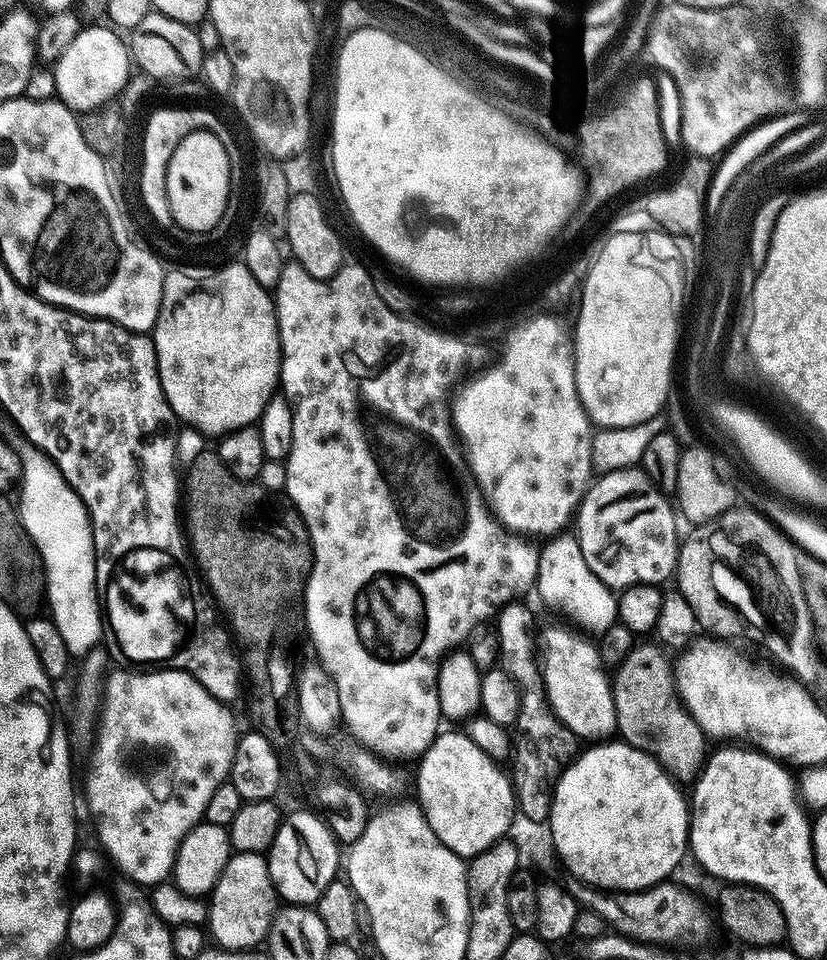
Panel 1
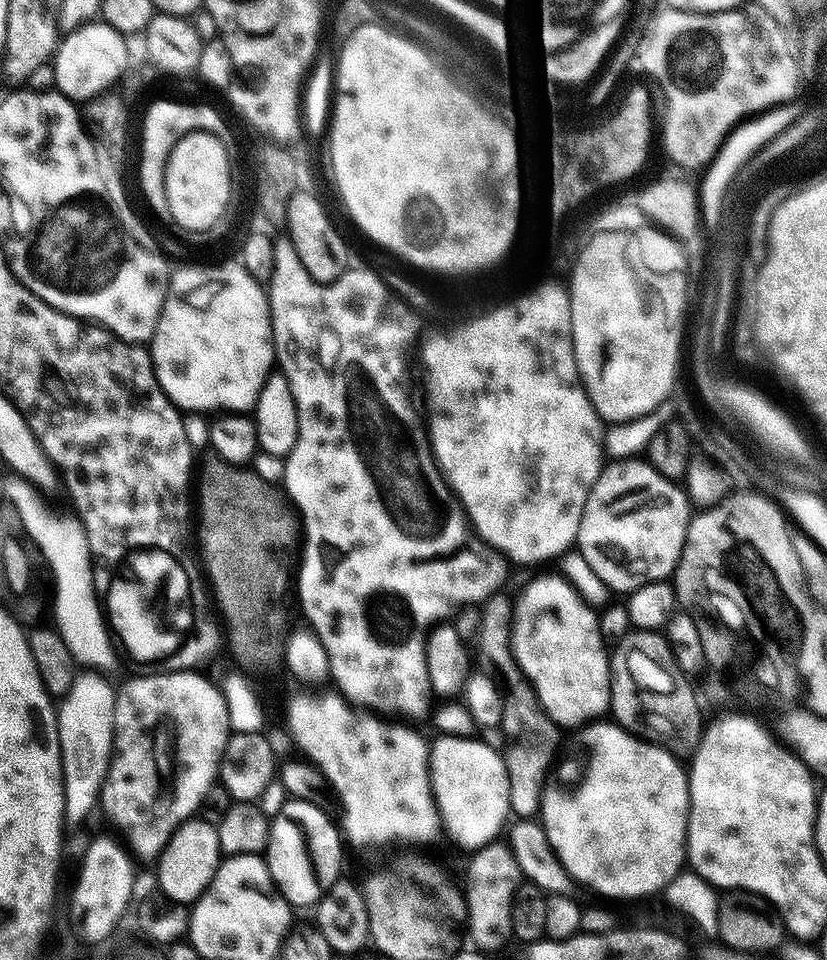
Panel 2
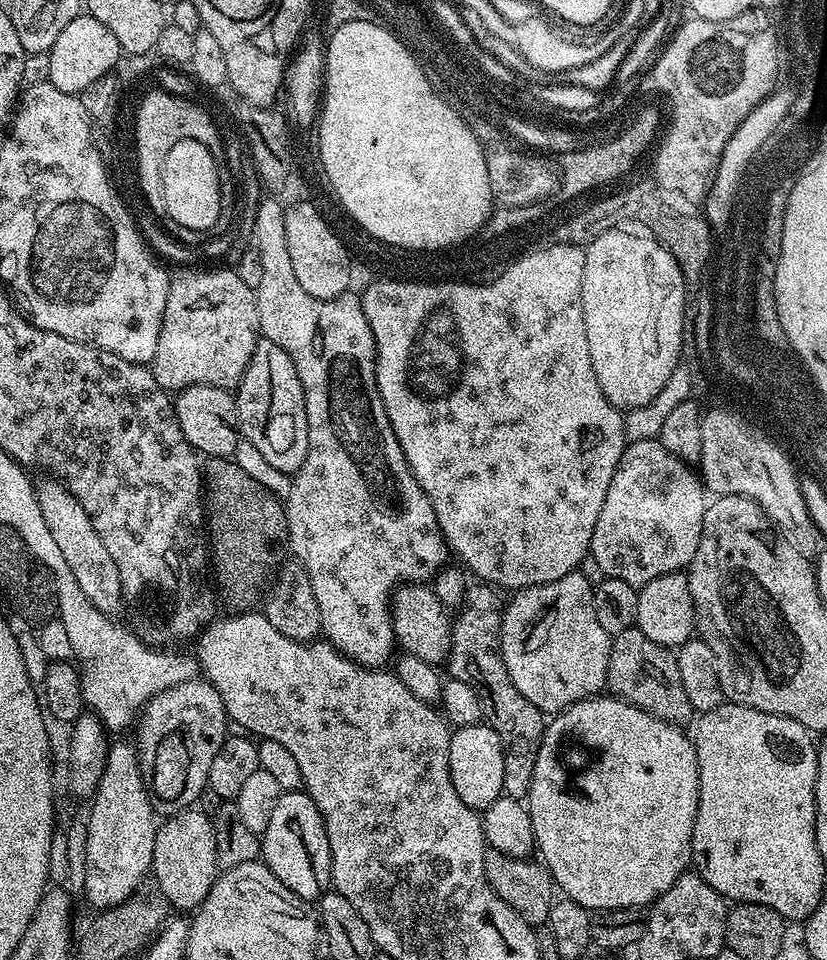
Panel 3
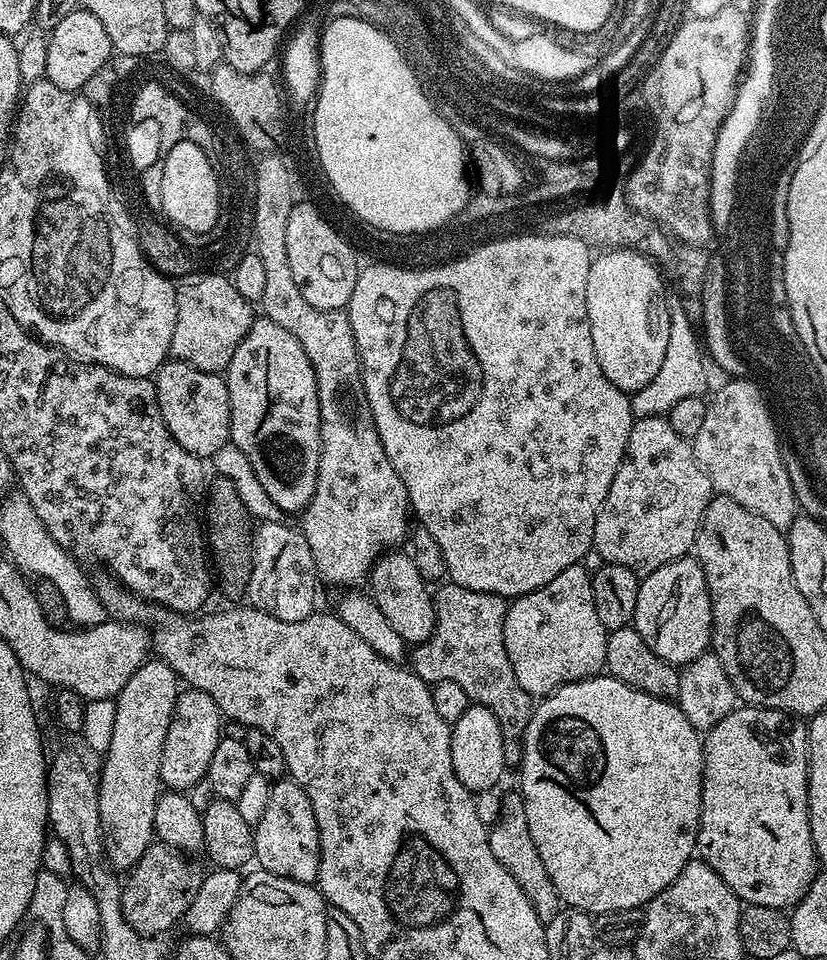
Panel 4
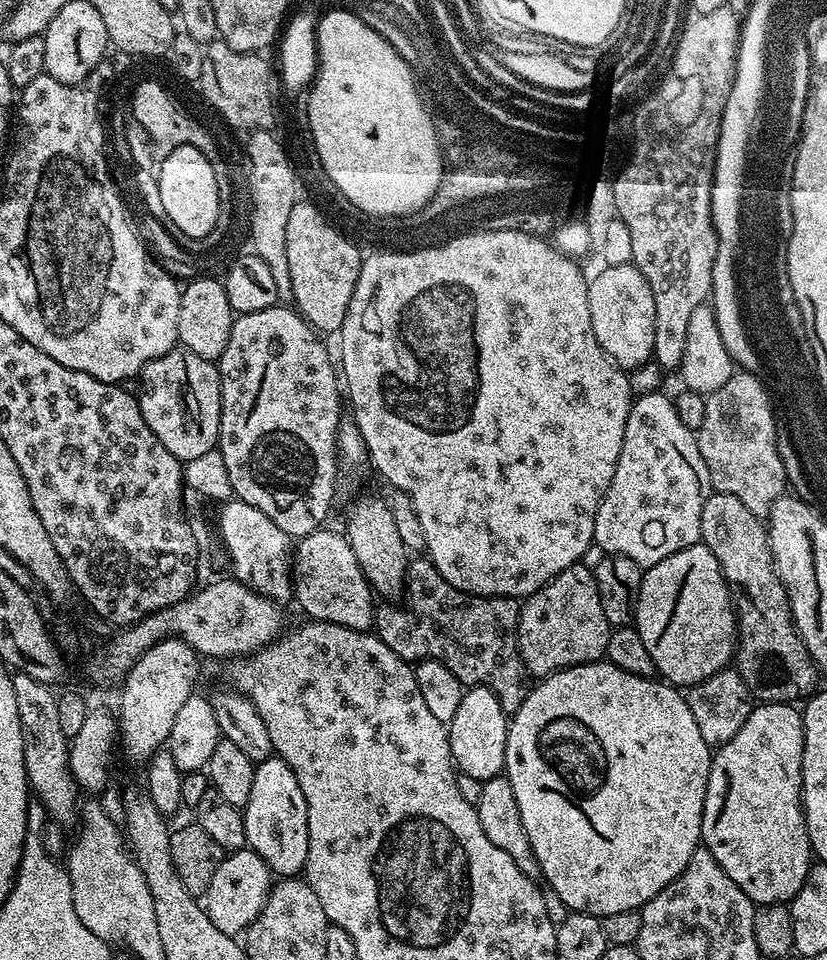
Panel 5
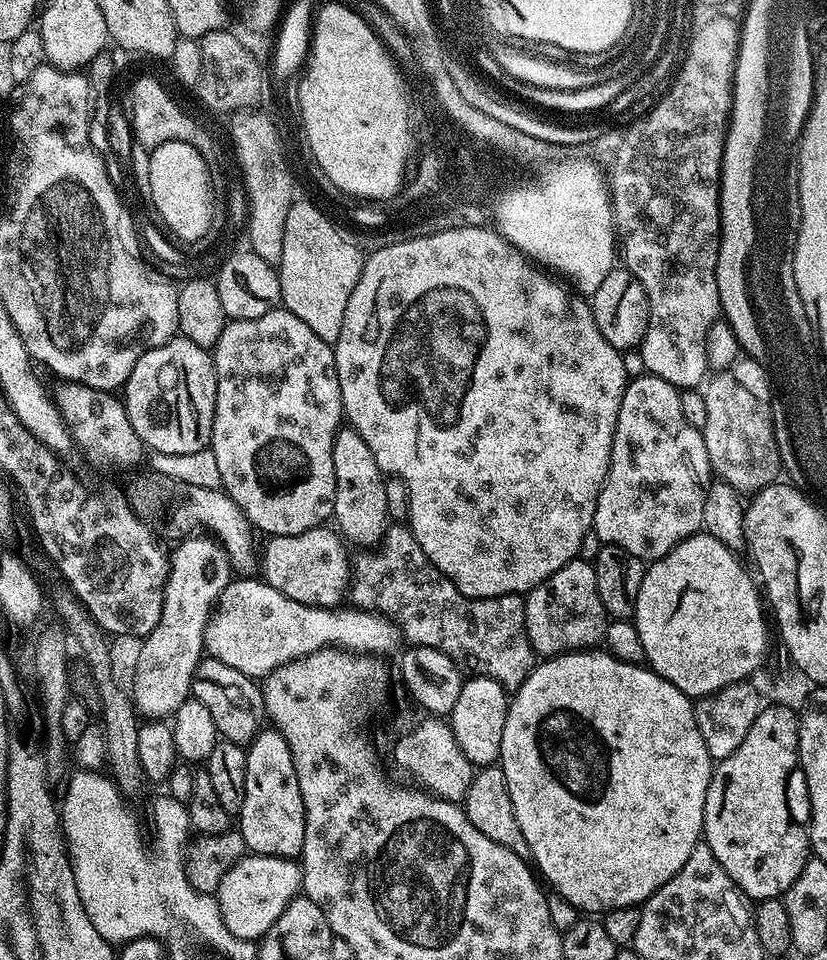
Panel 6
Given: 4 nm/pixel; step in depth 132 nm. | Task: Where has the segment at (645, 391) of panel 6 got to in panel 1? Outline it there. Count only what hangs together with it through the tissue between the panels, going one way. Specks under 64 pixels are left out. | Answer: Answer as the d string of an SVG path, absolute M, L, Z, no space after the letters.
M639 467L619 468L613 472L606 472L597 475L595 479L588 485L588 491L584 494L578 509L578 515L575 517L574 535L580 541L580 549L582 550L582 558L586 558L586 566L590 566L590 570L594 570L594 574L600 579L607 588L613 590L623 590L634 586L635 584L654 584L663 585L663 580L672 580L674 573L678 567L678 536L676 540L676 520L678 521L678 512L674 507L673 501L669 499L665 493L653 484L652 480Z

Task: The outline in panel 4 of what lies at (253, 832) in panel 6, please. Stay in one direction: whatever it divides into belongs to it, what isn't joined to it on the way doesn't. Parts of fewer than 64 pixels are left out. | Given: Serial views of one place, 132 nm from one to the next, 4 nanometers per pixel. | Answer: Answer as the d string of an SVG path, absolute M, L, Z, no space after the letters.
M281 778L271 788L272 793L264 804L264 813L260 821L257 819L254 824L255 863L263 871L273 872L275 876L315 885L320 879L320 835L311 802L299 784L291 779Z

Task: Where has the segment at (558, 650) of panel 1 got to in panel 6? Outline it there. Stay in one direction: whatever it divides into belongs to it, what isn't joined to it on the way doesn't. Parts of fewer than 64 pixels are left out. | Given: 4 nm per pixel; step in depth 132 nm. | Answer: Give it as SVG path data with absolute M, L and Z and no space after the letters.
M584 558L571 560L566 566L562 566L562 570L527 593L524 613L526 634L532 643L533 652L540 658L595 649L603 641L604 631L610 623L610 617L602 606L602 598L598 598L594 570Z

